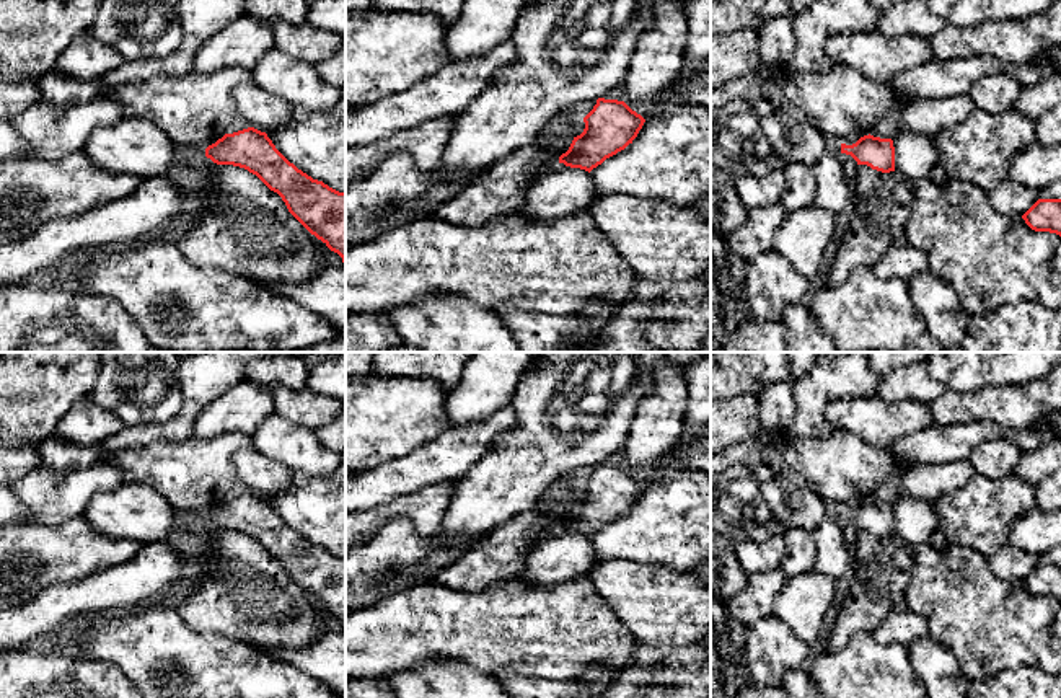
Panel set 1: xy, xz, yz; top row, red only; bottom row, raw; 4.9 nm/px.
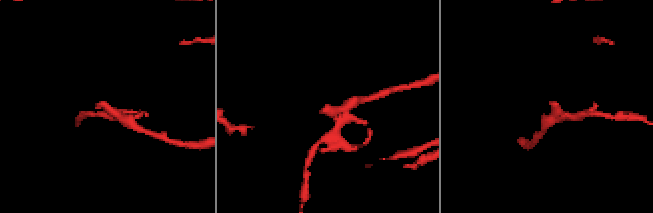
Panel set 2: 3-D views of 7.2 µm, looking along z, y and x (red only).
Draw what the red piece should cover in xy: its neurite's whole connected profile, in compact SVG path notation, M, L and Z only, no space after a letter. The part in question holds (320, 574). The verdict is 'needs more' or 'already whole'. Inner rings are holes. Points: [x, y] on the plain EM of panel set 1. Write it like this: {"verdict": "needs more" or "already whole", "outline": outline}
{"verdict": "already whole", "outline": "M254 493L225 499L205 514L205 522L217 530L233 530L256 540L271 556L282 563L288 577L311 600L342 623L346 631L346 558L339 558L298 535L275 514L266 497Z"}

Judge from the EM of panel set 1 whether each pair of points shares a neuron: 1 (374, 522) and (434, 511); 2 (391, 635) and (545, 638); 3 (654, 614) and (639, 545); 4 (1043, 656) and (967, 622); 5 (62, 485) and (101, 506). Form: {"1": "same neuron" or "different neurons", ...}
{"1": "same neuron", "2": "same neuron", "3": "different neurons", "4": "same neuron", "5": "different neurons"}

